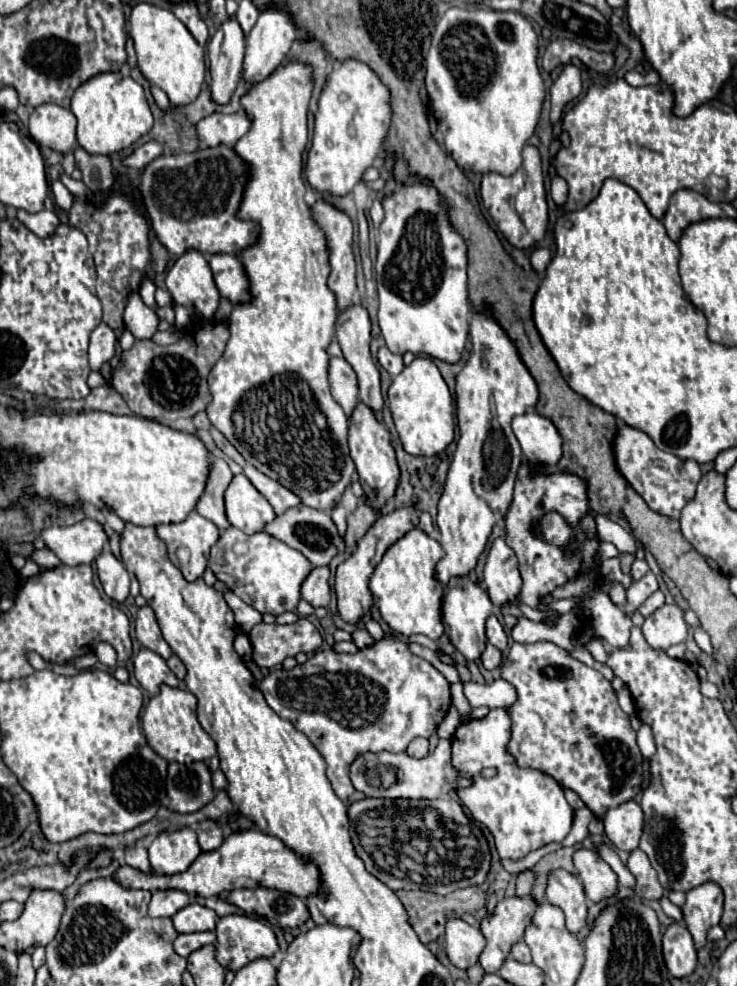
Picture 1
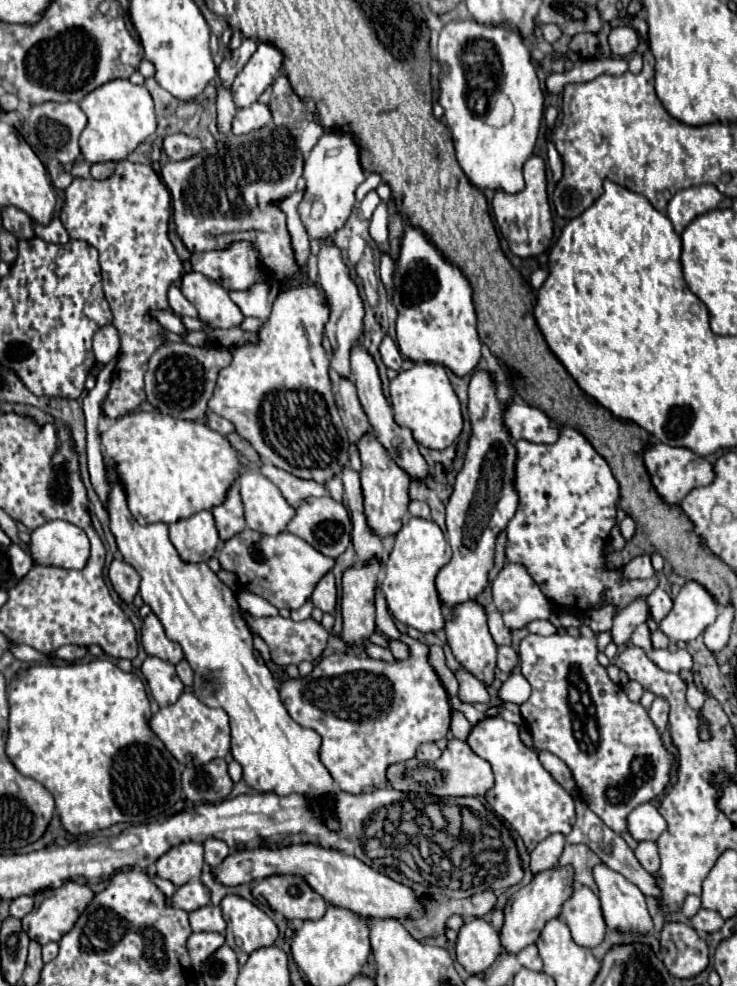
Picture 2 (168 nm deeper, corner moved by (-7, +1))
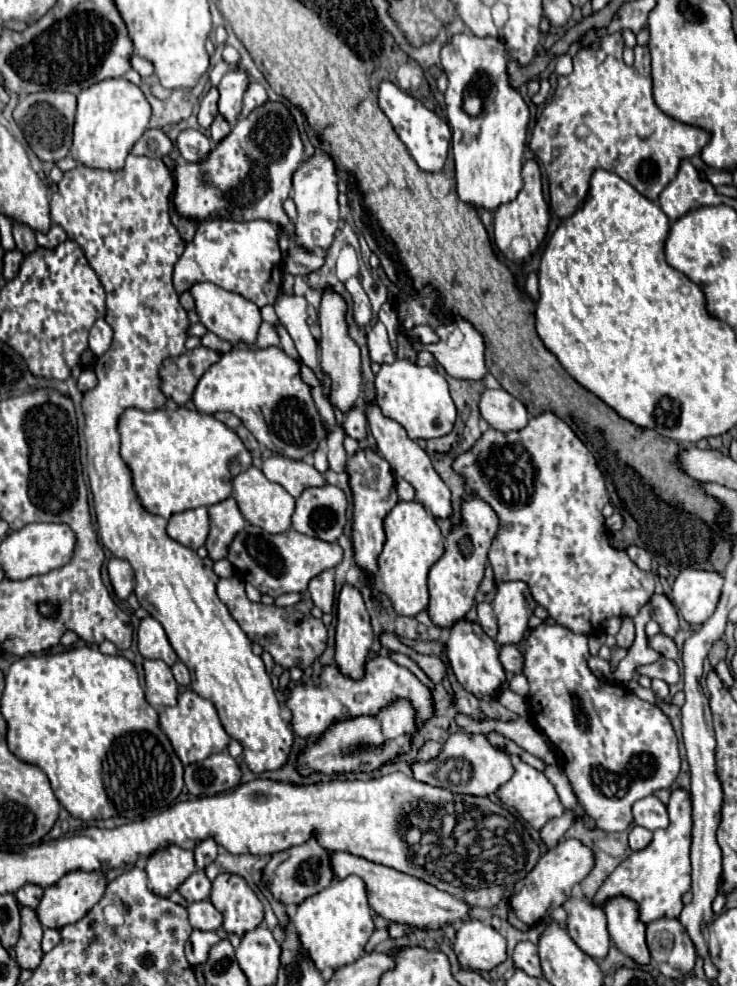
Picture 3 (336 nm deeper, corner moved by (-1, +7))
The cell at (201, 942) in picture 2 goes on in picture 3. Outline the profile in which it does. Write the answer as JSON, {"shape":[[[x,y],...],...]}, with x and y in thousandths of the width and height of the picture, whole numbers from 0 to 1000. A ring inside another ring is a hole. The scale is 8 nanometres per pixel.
{"shape":[[[261,944],[252,956],[252,973],[258,979],[271,979],[282,973],[282,965],[299,954],[299,950],[288,944]]]}

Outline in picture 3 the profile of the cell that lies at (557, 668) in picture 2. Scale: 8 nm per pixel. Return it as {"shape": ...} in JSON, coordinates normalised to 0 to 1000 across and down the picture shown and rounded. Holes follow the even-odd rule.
{"shape":[[[735,632],[719,640],[711,666],[711,685],[719,693],[716,711],[722,729],[746,749],[757,766],[757,778],[768,784],[795,829],[820,843],[849,843],[858,835],[858,816],[893,800],[906,800],[920,788],[920,749],[909,729],[893,715],[877,713],[858,701],[803,685],[798,678],[801,662],[795,644],[782,644],[763,634]]]}

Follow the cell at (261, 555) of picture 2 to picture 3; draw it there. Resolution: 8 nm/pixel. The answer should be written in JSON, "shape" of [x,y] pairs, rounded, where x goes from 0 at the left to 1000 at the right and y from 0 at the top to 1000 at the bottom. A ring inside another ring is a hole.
{"shape":[[[334,532],[318,545],[309,559],[309,569],[320,575],[328,589],[342,591],[353,601],[380,605],[385,601],[415,601],[421,587],[464,569],[464,557],[459,551],[418,545],[399,537],[366,543],[345,532]]]}

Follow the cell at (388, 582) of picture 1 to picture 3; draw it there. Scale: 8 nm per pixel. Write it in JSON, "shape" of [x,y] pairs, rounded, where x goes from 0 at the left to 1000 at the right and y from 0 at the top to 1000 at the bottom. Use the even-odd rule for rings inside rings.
{"shape":[[[540,508],[521,526],[524,551],[513,567],[513,583],[518,587],[518,599],[532,610],[532,616],[543,624],[564,624],[581,614],[581,579],[602,561],[602,545],[592,526],[567,508]]]}

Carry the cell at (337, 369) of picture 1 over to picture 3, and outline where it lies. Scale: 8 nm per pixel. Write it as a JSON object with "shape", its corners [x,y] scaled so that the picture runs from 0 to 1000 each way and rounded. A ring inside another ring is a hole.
{"shape":[[[480,413],[480,415],[469,421],[467,435],[469,435],[469,439],[472,439],[478,445],[483,445],[483,447],[494,447],[494,445],[497,445],[499,433],[497,433],[497,421],[494,421],[494,415],[491,415],[491,413]]]}

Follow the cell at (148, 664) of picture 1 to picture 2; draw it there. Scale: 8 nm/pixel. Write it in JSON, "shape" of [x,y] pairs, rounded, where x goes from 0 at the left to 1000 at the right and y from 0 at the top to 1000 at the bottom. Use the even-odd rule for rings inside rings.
{"shape":[[[201,666],[193,672],[193,685],[201,691],[204,703],[217,717],[236,713],[244,707],[244,703],[250,701],[250,695],[239,685],[236,674],[228,670],[220,670],[214,666]]]}

